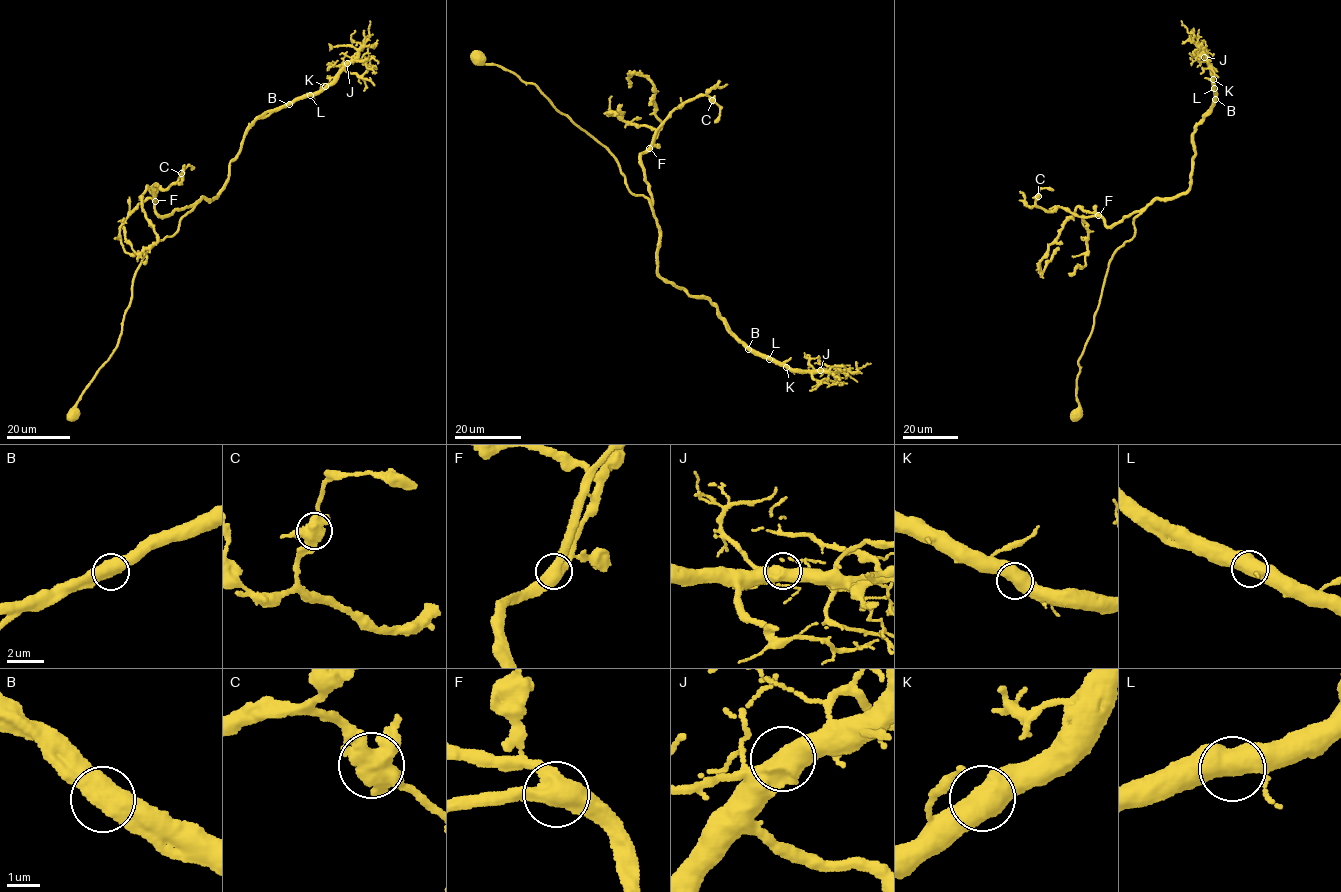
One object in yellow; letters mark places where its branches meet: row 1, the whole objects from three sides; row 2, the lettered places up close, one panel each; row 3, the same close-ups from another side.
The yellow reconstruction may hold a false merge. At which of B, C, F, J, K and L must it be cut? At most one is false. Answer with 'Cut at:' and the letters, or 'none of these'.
Cut at: none of these

